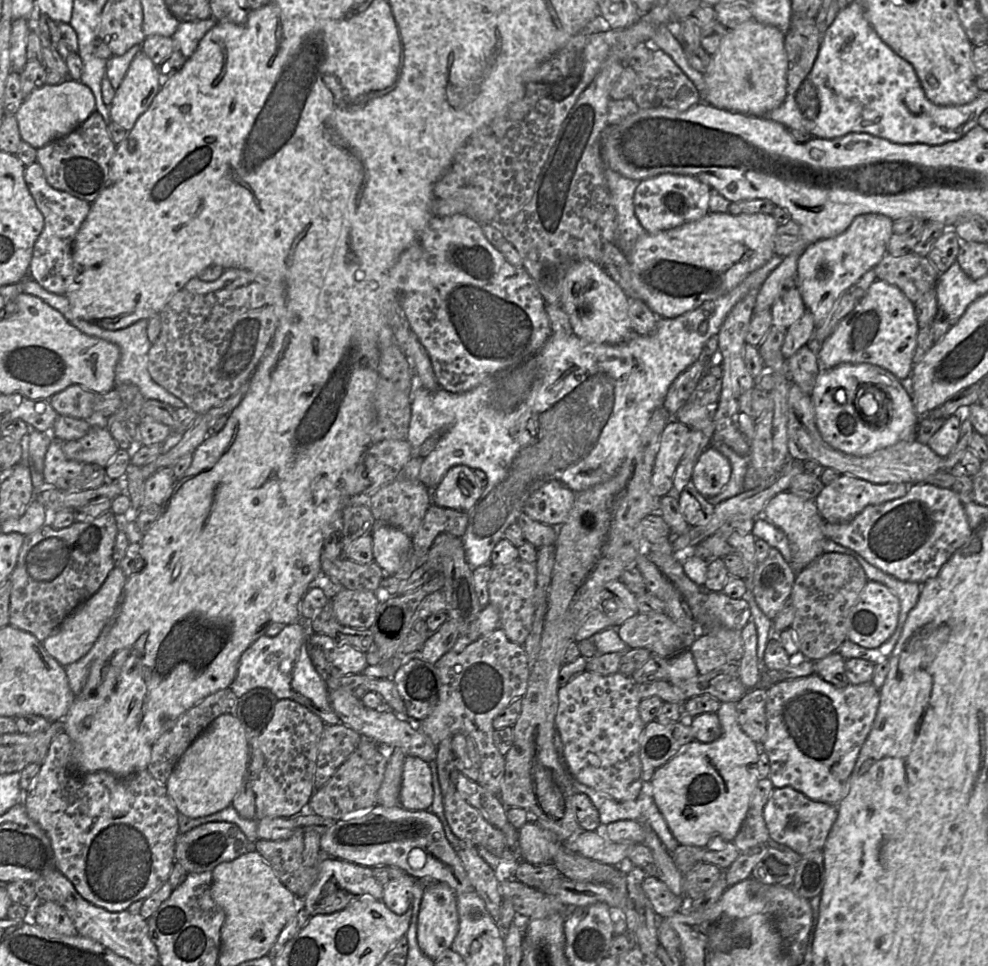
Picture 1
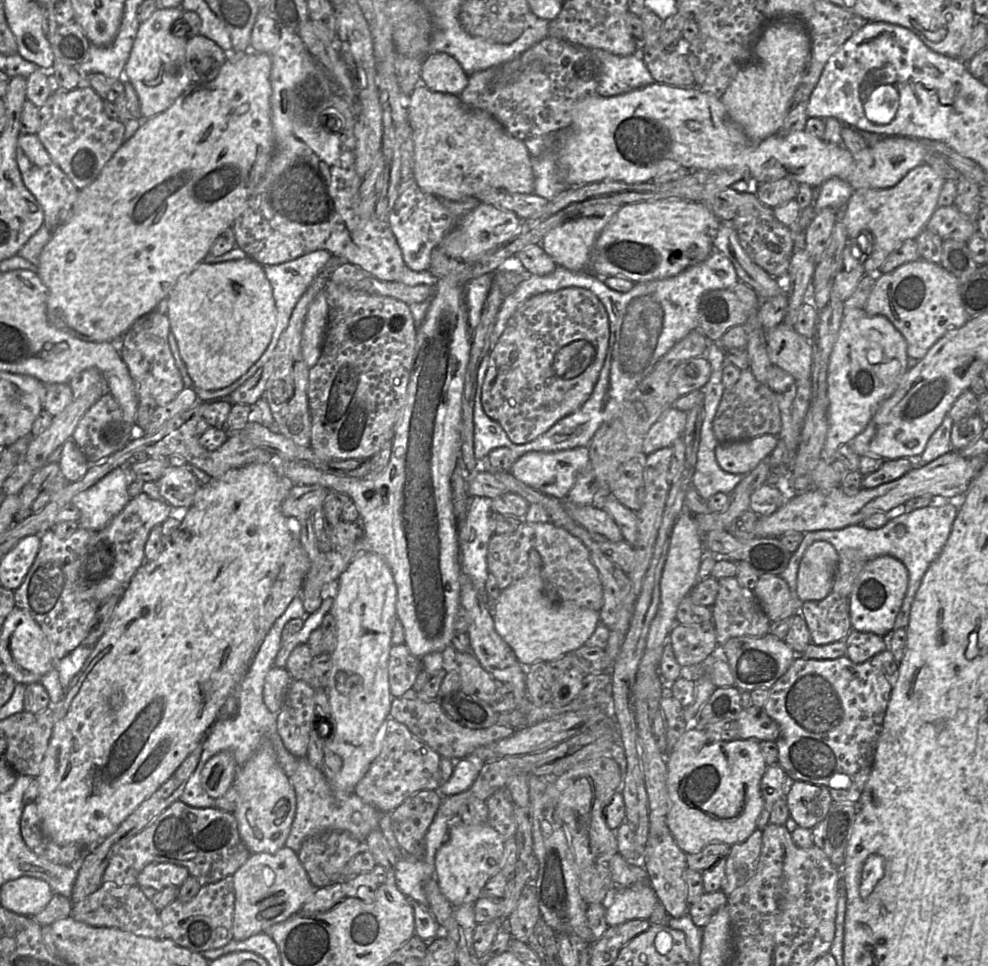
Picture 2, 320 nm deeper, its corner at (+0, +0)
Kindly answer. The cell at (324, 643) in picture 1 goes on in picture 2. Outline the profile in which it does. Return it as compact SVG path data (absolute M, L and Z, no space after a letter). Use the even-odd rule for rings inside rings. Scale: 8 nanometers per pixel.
M405 644L392 645L388 660L388 679L392 697L414 696L412 687L421 669L420 659L413 656Z

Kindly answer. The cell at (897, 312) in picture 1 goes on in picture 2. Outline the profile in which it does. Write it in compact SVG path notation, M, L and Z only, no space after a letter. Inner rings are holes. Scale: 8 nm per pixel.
M921 258L905 263L889 273L877 274L864 311L870 316L885 316L904 337L908 357L917 360L924 358L928 350L949 330L961 327L971 318L963 307L958 279L941 265Z

